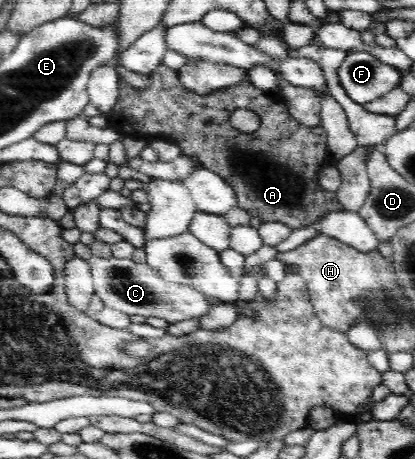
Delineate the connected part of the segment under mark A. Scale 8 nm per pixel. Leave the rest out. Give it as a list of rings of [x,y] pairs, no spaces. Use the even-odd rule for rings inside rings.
[[[164,64],[158,65],[154,71],[147,74],[149,88],[137,89],[125,80],[120,80],[118,101],[108,116],[108,126],[116,129],[124,138],[130,138],[130,131],[134,135],[148,133],[148,135],[162,135],[176,137],[172,142],[181,148],[181,153],[196,157],[201,166],[220,175],[224,181],[236,191],[237,206],[246,209],[248,214],[262,219],[262,223],[282,223],[293,231],[304,229],[310,223],[322,219],[332,211],[342,211],[342,205],[332,191],[320,188],[320,171],[326,164],[334,163],[334,157],[328,150],[328,136],[321,125],[308,127],[291,117],[285,100],[276,98],[248,79],[230,85],[230,87],[216,89],[207,94],[198,94],[186,89],[179,80],[178,71]],[[237,109],[254,111],[260,118],[260,125],[252,133],[242,133],[230,125],[230,115]],[[268,155],[274,159],[240,159],[240,157],[256,157]]]

